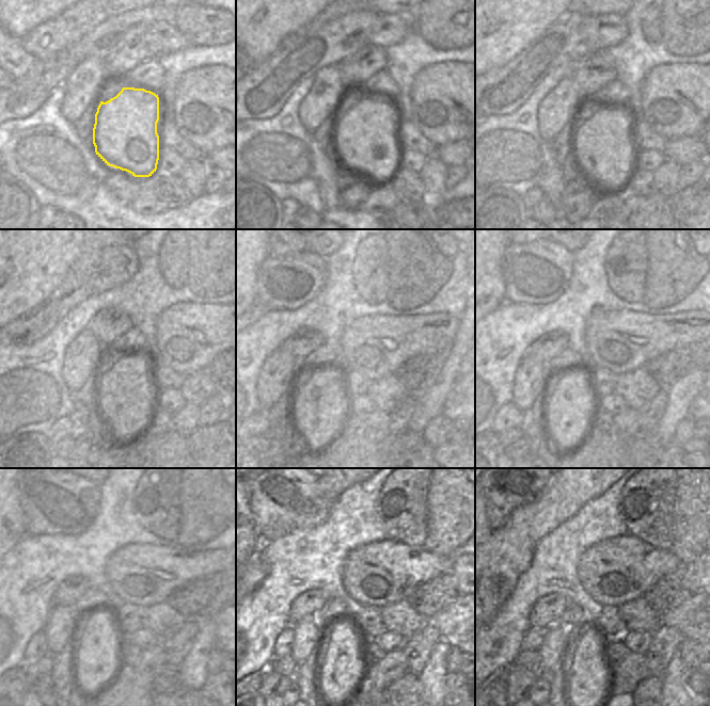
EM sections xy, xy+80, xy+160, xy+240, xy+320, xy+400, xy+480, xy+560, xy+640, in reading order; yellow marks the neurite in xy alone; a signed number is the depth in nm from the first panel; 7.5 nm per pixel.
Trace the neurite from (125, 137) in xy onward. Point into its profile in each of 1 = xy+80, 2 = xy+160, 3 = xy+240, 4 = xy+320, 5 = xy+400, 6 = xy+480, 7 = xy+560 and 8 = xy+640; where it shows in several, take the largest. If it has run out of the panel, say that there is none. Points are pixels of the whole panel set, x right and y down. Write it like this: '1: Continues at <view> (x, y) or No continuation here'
1: Continues at xy+80 (364, 137)
2: Continues at xy+160 (603, 147)
3: Continues at xy+240 (120, 392)
4: Continues at xy+320 (327, 410)
5: Continues at xy+400 (569, 411)
6: Continues at xy+480 (98, 661)
7: Continues at xy+560 (342, 671)
8: Continues at xy+640 (585, 675).

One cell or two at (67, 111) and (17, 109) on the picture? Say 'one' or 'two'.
two

